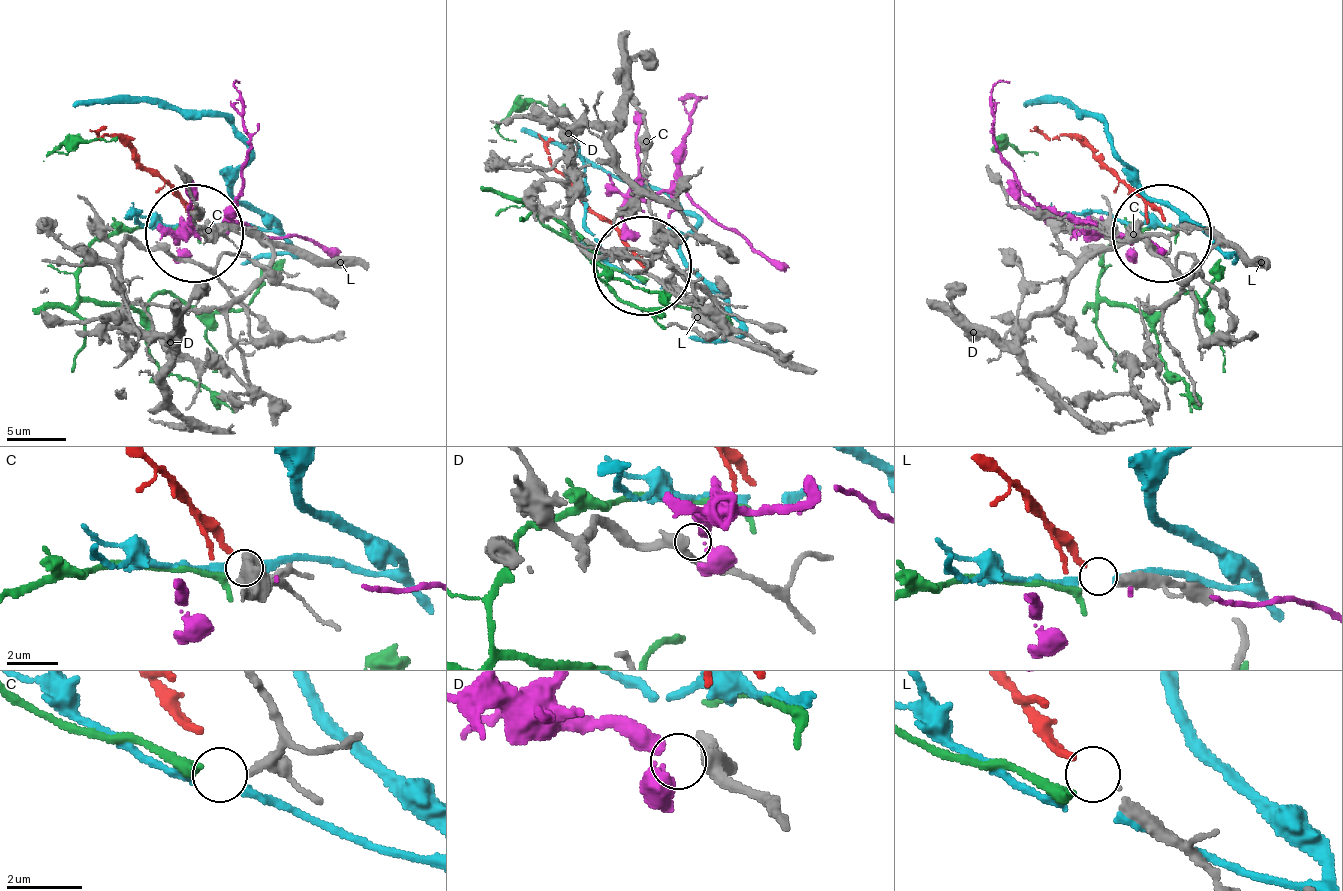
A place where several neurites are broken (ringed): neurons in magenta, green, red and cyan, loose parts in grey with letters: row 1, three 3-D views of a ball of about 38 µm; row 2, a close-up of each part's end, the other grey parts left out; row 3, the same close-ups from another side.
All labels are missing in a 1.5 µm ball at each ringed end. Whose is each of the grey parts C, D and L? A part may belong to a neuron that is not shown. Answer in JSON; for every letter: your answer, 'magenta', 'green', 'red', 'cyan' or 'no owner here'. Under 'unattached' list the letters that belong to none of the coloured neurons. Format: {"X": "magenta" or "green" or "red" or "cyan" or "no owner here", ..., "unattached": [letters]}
{"C": "green", "D": "magenta", "L": "red", "unattached": []}

